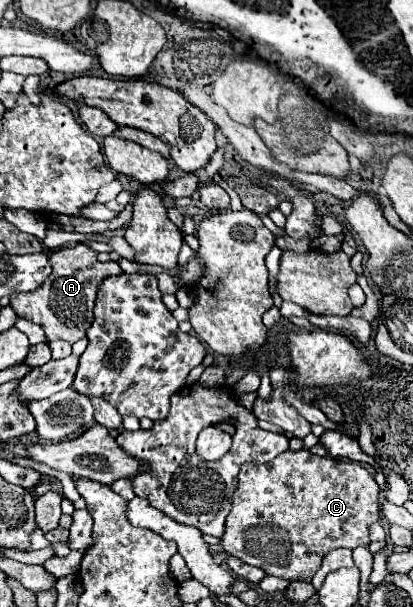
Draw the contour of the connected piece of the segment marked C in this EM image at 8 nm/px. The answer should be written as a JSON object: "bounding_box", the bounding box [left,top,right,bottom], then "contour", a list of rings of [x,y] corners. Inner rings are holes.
{"bounding_box":[221,451,379,581],"contour":[[[285,451],[269,463],[245,463],[239,471],[239,485],[233,493],[233,507],[221,537],[223,551],[243,563],[263,569],[267,575],[287,581],[311,581],[325,553],[369,543],[369,525],[379,521],[379,487],[373,475],[355,461],[319,457],[311,451]]]}

